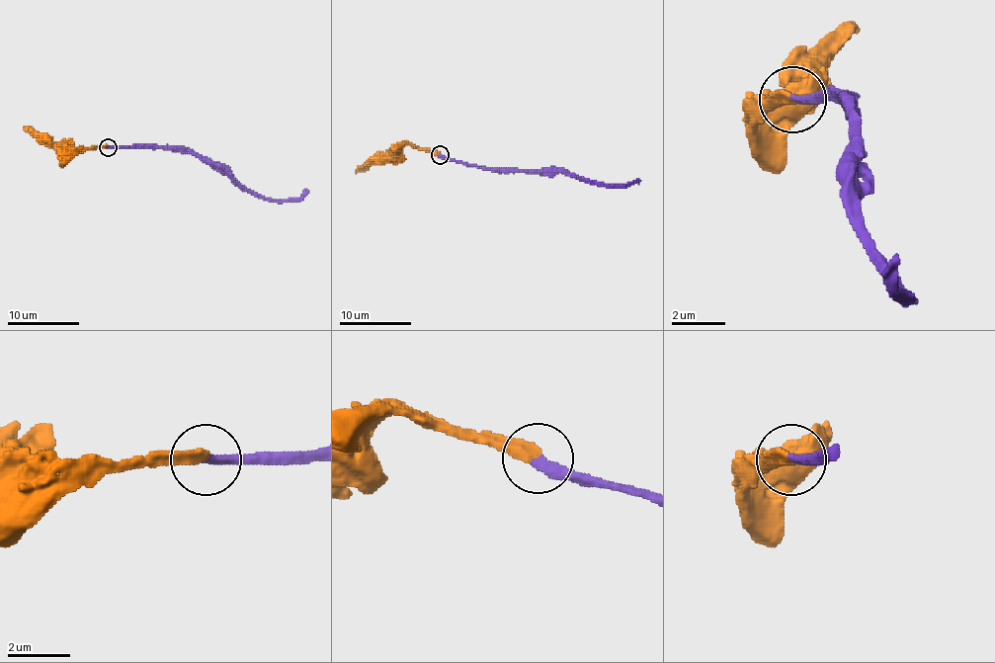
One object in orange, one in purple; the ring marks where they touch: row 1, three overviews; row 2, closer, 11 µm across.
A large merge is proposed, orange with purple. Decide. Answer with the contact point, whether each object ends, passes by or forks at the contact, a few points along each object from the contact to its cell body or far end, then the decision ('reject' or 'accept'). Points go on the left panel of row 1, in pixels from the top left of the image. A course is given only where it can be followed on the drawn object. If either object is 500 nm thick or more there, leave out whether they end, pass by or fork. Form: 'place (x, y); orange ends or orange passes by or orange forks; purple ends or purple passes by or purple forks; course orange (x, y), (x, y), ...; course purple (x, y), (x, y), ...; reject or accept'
place (108, 147); orange ends; purple ends; course orange (108, 147), (66, 147), (40, 142), (24, 126); course purple (108, 147), (185, 147), (203, 158), (218, 162), (242, 185), (273, 200), (297, 200), (308, 191); accept

